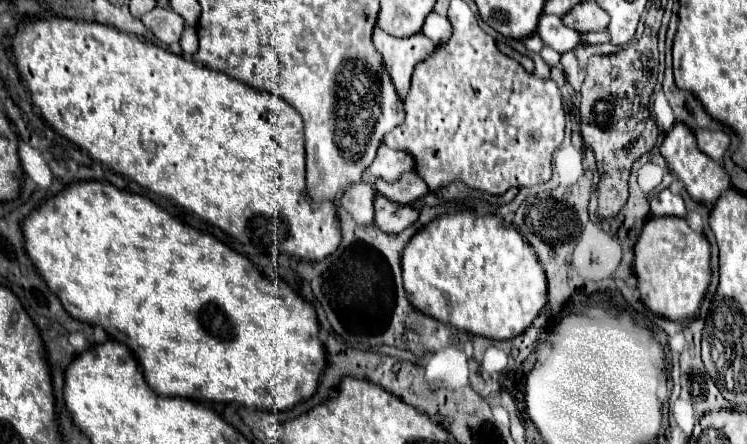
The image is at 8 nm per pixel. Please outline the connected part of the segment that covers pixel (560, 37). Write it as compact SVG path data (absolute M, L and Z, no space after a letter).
M543 14L537 26L537 34L541 36L545 46L553 48L559 54L571 52L579 44L579 32L563 26L563 22L557 16Z

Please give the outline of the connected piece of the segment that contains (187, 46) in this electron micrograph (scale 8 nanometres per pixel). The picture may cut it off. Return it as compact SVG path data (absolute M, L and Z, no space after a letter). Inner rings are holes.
M185 26L185 32L181 36L181 48L187 56L193 56L197 52L197 30L193 26Z

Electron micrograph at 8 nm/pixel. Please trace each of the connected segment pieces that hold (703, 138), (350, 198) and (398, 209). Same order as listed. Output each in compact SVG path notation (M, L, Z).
M697 130L697 142L699 148L715 162L723 162L725 152L729 150L729 136L725 132L707 132L707 130Z
M361 182L361 184L349 186L341 196L339 204L353 216L357 224L367 226L373 222L373 198L375 198L373 184Z
M385 196L375 198L375 224L387 234L399 234L417 220L419 212L411 206L397 206Z

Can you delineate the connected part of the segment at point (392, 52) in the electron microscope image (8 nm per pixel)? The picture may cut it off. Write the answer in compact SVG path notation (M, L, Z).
M381 28L373 30L373 44L383 56L383 66L393 80L397 96L405 100L415 64L427 58L435 50L435 44L429 38L425 38L421 32L411 38L399 40L385 34Z

